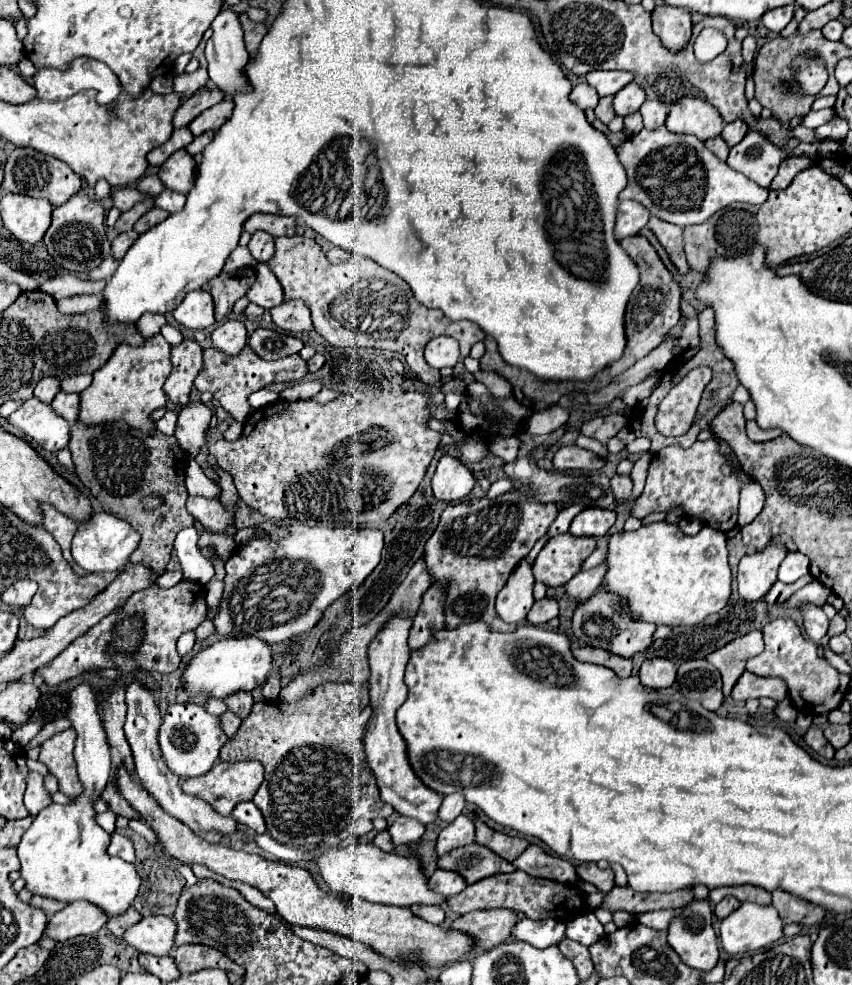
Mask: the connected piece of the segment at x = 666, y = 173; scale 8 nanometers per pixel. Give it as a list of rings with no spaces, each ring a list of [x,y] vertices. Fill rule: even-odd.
[[[666,126],[640,130],[636,136],[622,142],[616,152],[628,174],[628,186],[620,192],[620,200],[636,200],[644,204],[652,216],[682,228],[706,222],[714,212],[732,202],[762,204],[768,198],[766,188],[760,188],[756,182],[732,170],[726,162],[716,160],[702,140],[692,134],[668,132]],[[662,162],[668,168],[662,168]]]

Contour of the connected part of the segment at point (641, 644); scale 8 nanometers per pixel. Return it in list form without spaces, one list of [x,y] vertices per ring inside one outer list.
[[[600,588],[592,596],[592,600],[588,600],[580,608],[576,608],[574,618],[572,618],[572,632],[580,644],[604,648],[604,650],[608,650],[616,656],[624,656],[624,658],[632,658],[636,652],[646,650],[652,642],[654,630],[656,630],[654,624],[632,620],[624,600],[620,596],[604,592],[604,588]]]

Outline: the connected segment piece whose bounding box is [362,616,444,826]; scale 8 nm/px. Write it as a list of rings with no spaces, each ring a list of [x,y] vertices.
[[[394,616],[384,630],[378,632],[378,636],[372,640],[368,648],[370,656],[370,704],[372,704],[372,716],[368,724],[364,726],[364,750],[366,750],[366,760],[370,768],[376,774],[378,788],[380,788],[380,798],[388,802],[398,814],[408,816],[418,820],[420,824],[428,826],[438,820],[438,808],[444,800],[440,792],[432,792],[424,782],[412,772],[412,766],[408,764],[408,748],[404,744],[404,738],[396,730],[396,710],[406,702],[408,688],[404,684],[404,670],[410,660],[410,650],[408,650],[408,630],[412,626],[412,620],[404,616]]]

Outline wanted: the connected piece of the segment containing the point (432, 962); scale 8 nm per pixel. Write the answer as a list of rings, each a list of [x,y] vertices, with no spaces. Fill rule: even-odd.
[[[126,766],[116,768],[118,778],[118,792],[120,796],[144,818],[144,822],[156,832],[158,848],[172,860],[194,866],[204,864],[216,874],[222,874],[230,880],[242,880],[250,886],[256,886],[266,898],[270,898],[276,906],[276,912],[294,926],[306,926],[306,928],[320,928],[324,932],[342,934],[354,940],[360,940],[362,944],[368,944],[374,952],[390,958],[390,960],[420,960],[426,966],[442,968],[450,962],[464,960],[474,948],[476,940],[468,936],[466,932],[454,932],[444,930],[442,926],[430,924],[422,920],[420,916],[412,914],[410,908],[396,908],[396,906],[382,906],[382,904],[370,904],[356,898],[346,896],[334,896],[330,892],[322,892],[318,882],[312,878],[312,874],[298,866],[288,866],[280,862],[266,860],[258,854],[238,852],[224,844],[212,844],[206,842],[202,836],[196,836],[186,824],[180,824],[180,820],[168,816],[160,804],[154,800],[154,796],[142,786],[138,776],[134,772],[128,772]]]

